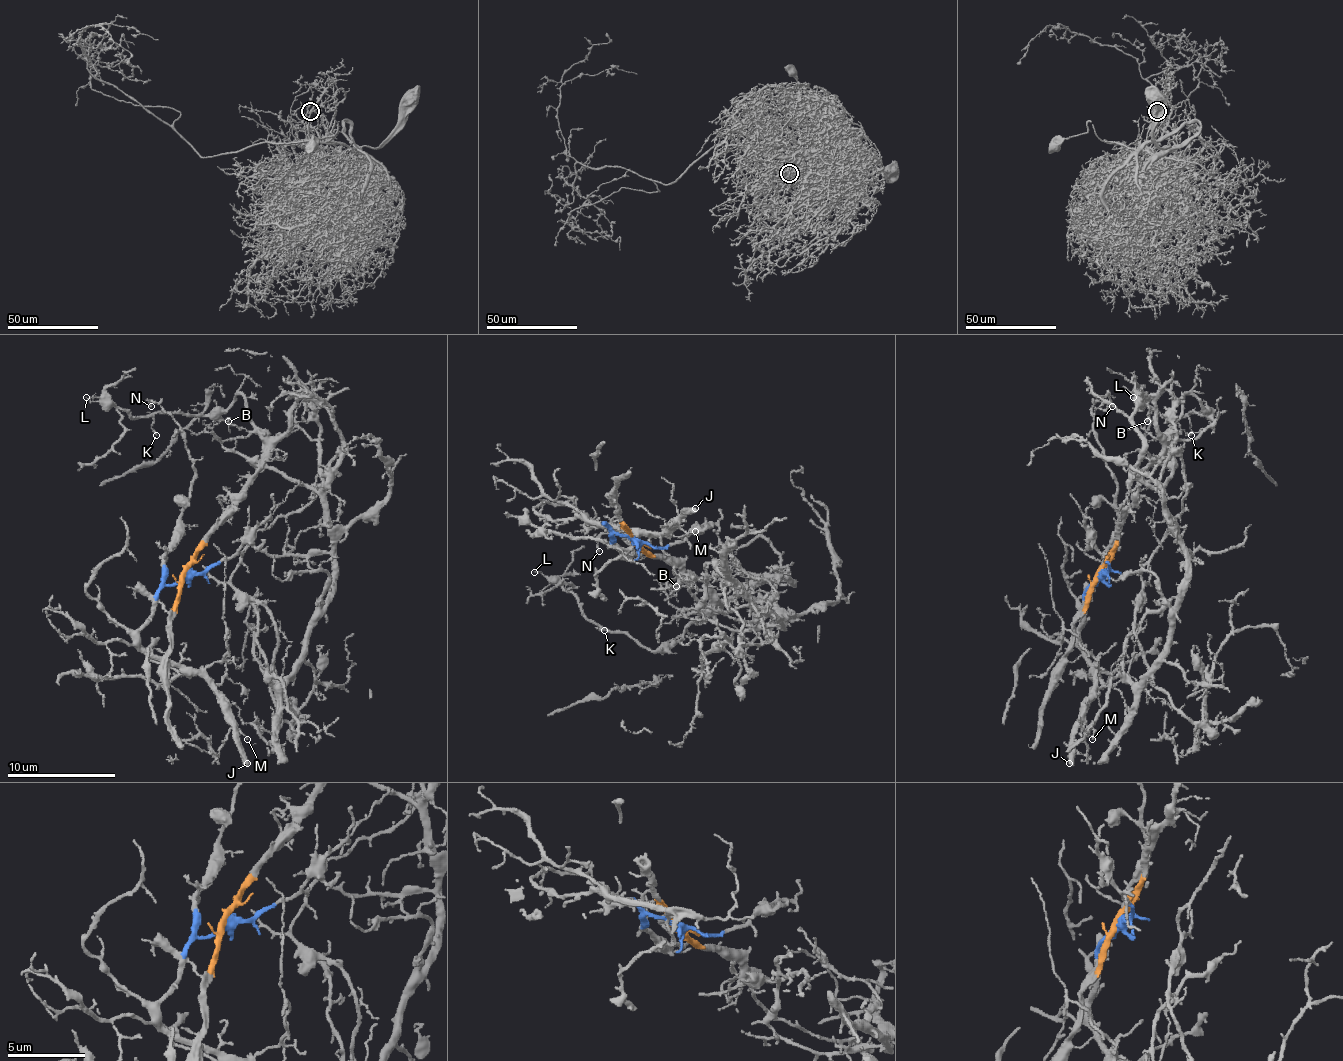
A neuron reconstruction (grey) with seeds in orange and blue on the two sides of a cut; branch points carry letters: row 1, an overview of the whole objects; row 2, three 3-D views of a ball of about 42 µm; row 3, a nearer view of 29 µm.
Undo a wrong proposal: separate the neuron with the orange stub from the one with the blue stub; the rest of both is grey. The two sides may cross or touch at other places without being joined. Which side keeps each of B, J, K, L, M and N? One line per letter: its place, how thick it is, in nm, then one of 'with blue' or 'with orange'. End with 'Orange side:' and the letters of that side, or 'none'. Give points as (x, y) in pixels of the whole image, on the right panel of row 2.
B: at (1147, 421); 130 nm thick; with orange
J: at (1069, 763); 400 nm thick; with blue
K: at (1191, 435); 110 nm thick; with orange
L: at (1133, 397); 80 nm thick; with orange
M: at (1092, 739); 100 nm thick; with blue
N: at (1112, 406); 120 nm thick; with blue
Orange side: B, K, L

